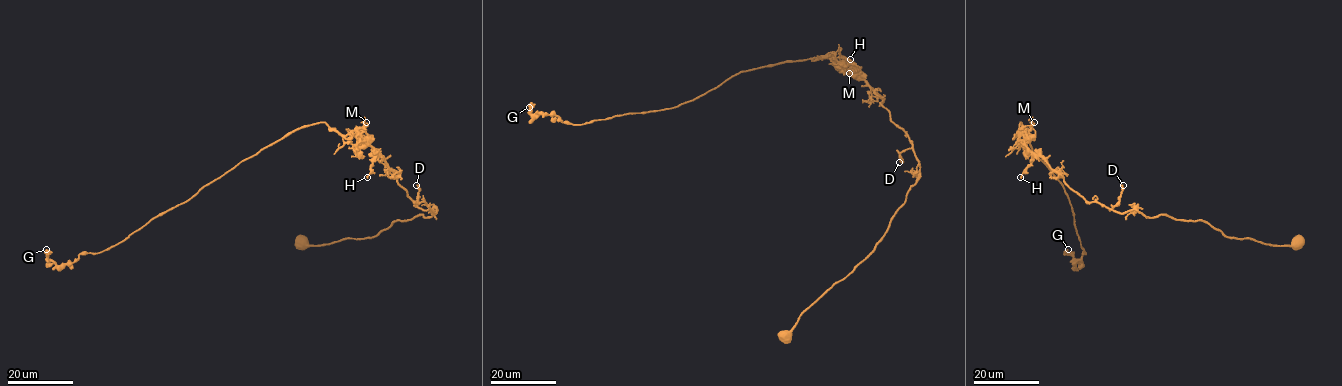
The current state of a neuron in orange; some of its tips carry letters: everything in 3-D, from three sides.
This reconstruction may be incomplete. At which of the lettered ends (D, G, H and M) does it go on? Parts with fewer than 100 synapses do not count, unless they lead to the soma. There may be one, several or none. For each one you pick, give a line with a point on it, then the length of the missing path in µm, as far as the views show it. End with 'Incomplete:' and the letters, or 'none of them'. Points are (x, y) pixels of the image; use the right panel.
Incomplete: none of them

